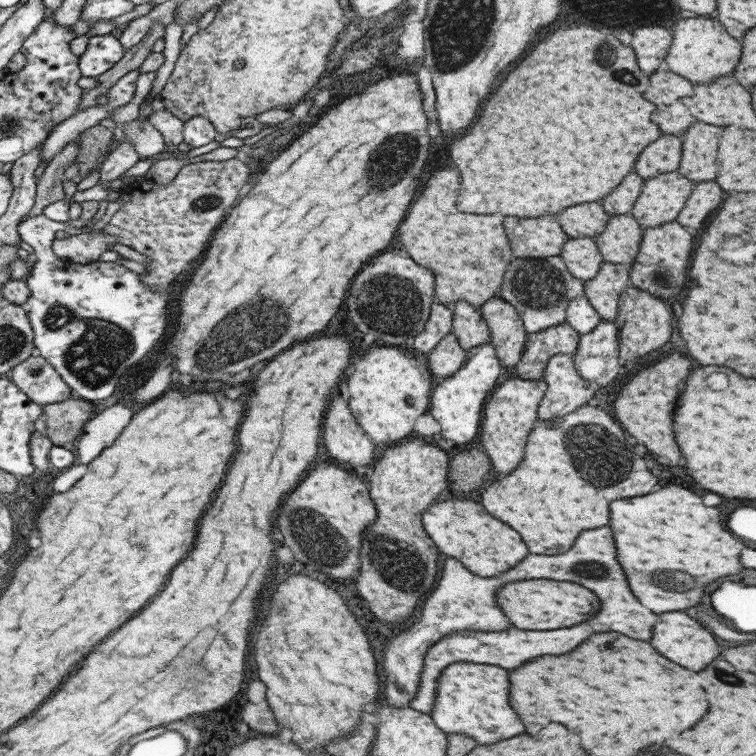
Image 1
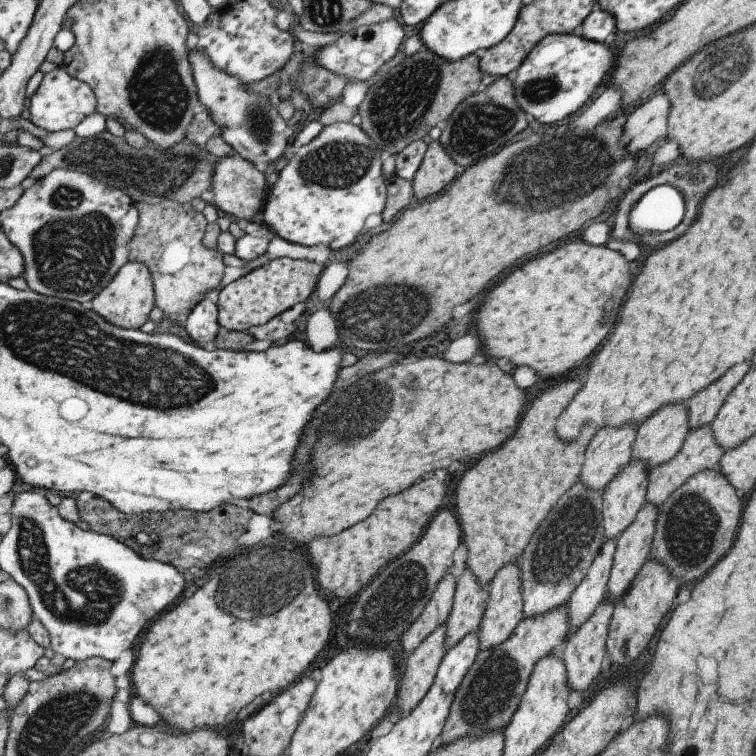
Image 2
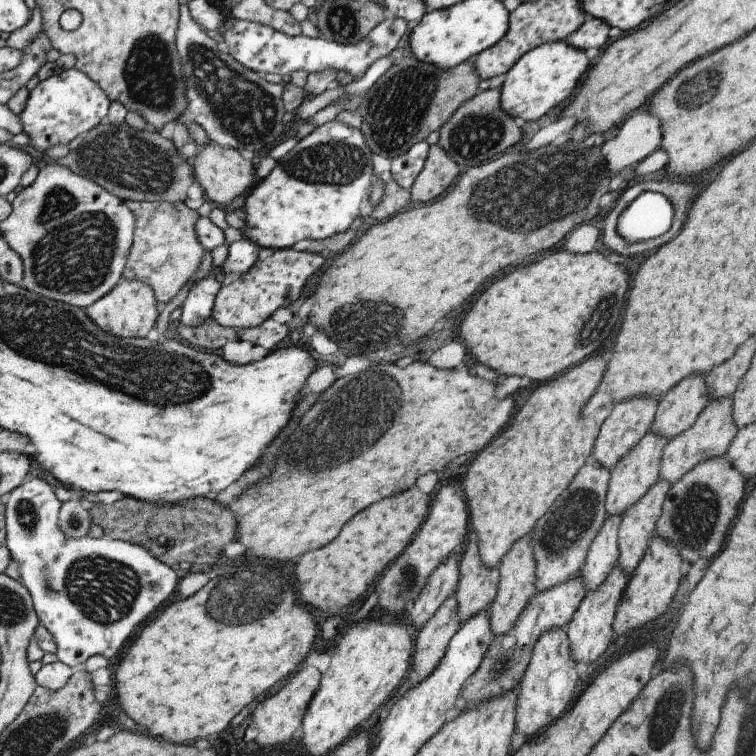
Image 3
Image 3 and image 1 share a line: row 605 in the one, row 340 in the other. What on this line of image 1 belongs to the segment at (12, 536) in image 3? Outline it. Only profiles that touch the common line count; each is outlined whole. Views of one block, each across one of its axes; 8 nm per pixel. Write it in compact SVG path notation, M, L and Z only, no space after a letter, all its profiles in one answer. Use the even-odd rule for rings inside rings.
M43 214L28 218L17 226L17 233L21 242L33 249L35 263L29 264L29 274L25 277L28 287L28 297L24 307L29 324L32 328L33 346L37 348L39 356L59 373L59 377L67 384L74 398L86 401L103 400L109 398L115 388L125 378L127 370L131 366L137 366L135 362L145 362L151 352L157 352L161 346L161 336L167 336L169 330L169 300L171 296L167 290L158 292L154 288L148 288L139 279L139 275L125 266L119 266L113 262L94 261L87 264L72 263L72 260L58 258L52 252L52 242L55 241L55 233L63 231L68 236L88 234L90 226L82 226L77 229L66 222L53 222Z

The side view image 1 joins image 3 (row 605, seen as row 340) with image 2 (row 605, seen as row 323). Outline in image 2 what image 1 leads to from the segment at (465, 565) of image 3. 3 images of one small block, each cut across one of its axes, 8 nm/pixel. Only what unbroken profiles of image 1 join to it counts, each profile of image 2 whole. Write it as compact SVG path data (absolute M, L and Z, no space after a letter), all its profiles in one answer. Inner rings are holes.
M465 567L456 582L451 610L446 620L443 642L445 651L453 648L463 636L476 632L487 599L487 587L481 586L469 568Z

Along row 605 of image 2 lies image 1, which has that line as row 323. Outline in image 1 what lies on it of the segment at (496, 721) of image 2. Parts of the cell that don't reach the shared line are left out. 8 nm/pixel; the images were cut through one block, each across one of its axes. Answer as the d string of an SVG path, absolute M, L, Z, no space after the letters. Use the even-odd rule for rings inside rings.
M566 322L526 334L521 359L515 364L515 376L523 380L542 379L547 360L556 355L573 356L579 336Z

